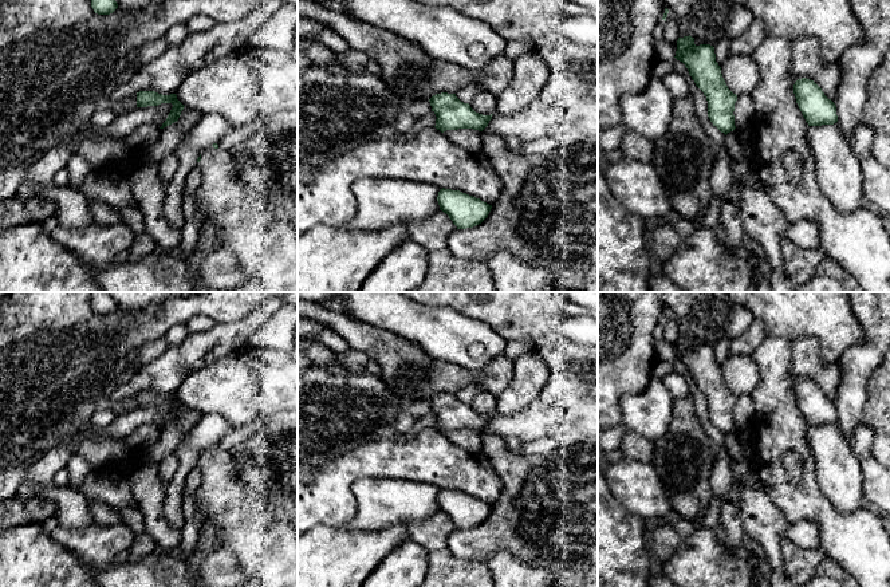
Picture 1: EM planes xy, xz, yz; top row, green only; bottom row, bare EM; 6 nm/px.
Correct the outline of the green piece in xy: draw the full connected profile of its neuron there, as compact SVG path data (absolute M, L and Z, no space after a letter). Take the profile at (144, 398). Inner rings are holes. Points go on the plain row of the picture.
M139 391L137 393L137 407L158 406L161 403L172 403L173 407L160 429L164 429L178 421L184 405L177 399L176 394L162 395L155 391Z

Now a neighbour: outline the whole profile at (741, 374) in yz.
M729 354L720 366L728 389L739 395L751 395L760 381L760 370L748 354Z

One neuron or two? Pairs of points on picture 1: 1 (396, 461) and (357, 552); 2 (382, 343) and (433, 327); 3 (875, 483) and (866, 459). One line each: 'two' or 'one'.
1: two
2: two
3: one

